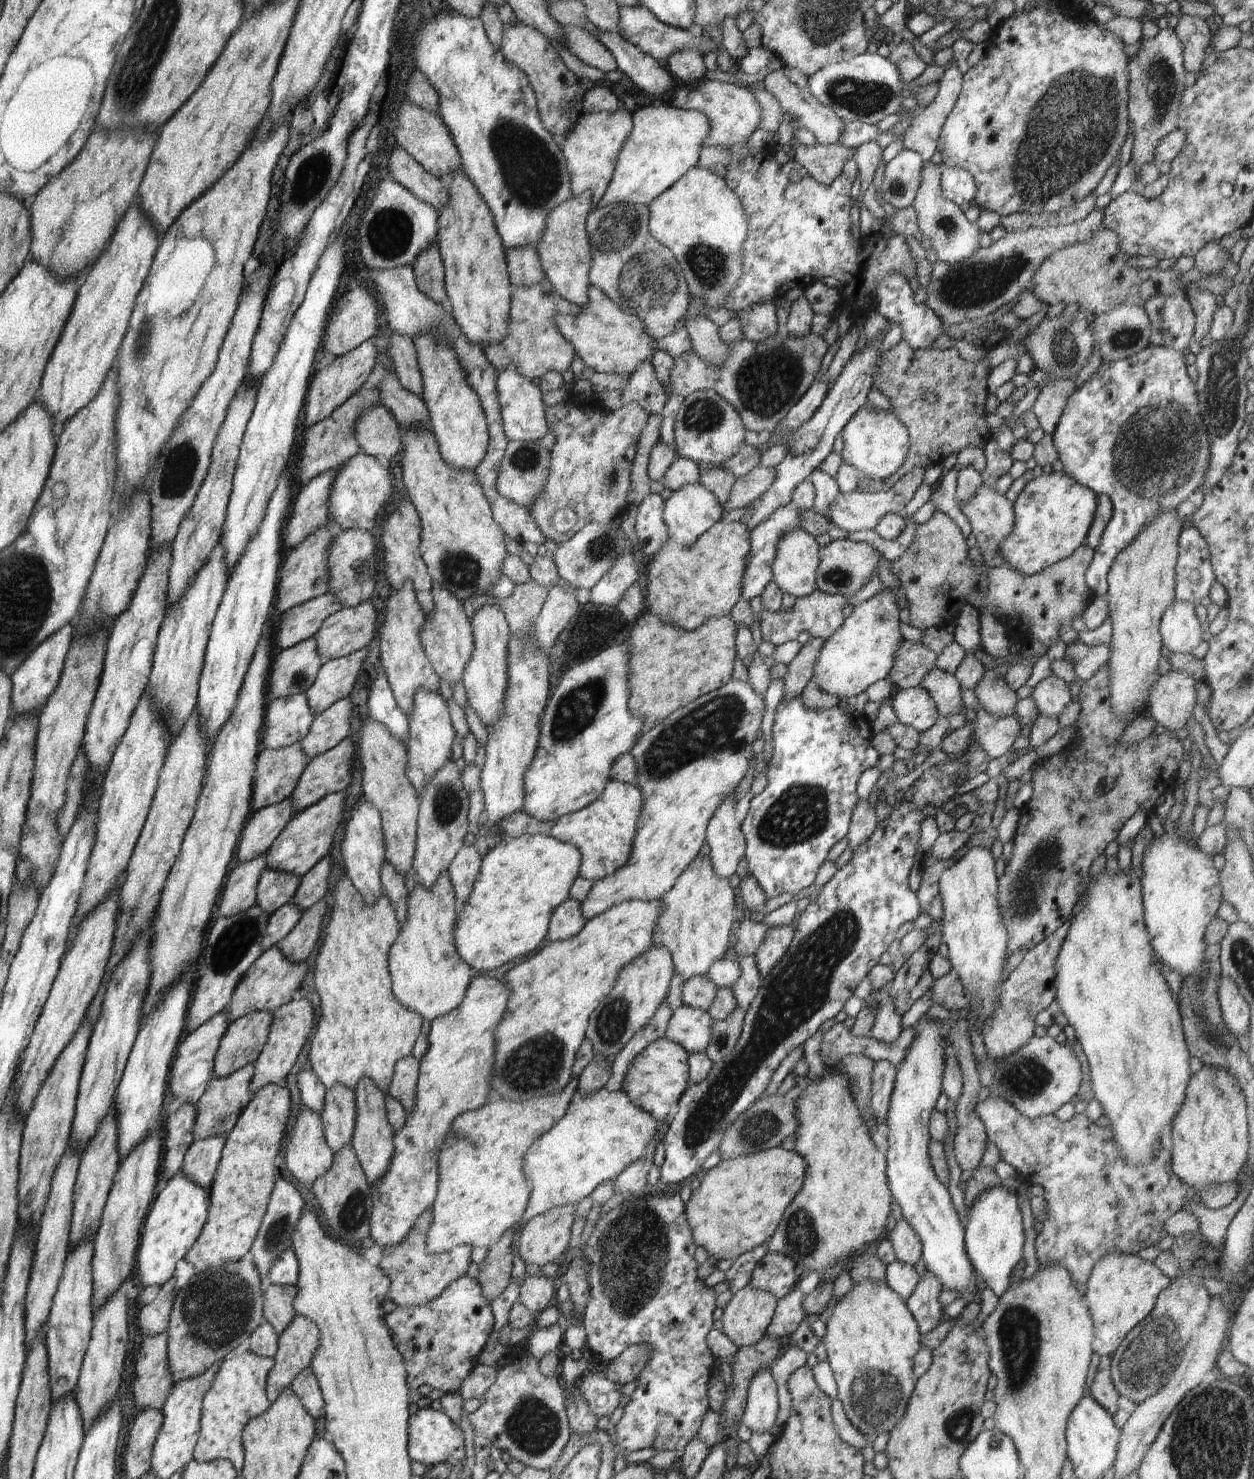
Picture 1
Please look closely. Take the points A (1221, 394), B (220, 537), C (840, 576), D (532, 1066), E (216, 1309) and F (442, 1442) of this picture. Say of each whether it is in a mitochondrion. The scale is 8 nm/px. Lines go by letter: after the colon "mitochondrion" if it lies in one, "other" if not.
A: mitochondrion
B: other
C: mitochondrion
D: mitochondrion
E: mitochondrion
F: other

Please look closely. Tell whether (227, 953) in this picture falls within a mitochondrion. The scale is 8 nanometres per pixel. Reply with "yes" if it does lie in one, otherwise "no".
yes

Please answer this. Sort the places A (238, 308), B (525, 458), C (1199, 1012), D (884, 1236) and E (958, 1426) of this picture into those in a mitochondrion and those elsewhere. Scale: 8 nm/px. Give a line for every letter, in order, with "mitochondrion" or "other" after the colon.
A: other
B: mitochondrion
C: mitochondrion
D: other
E: mitochondrion

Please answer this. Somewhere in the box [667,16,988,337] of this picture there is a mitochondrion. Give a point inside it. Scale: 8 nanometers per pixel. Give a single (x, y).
(861, 97)

